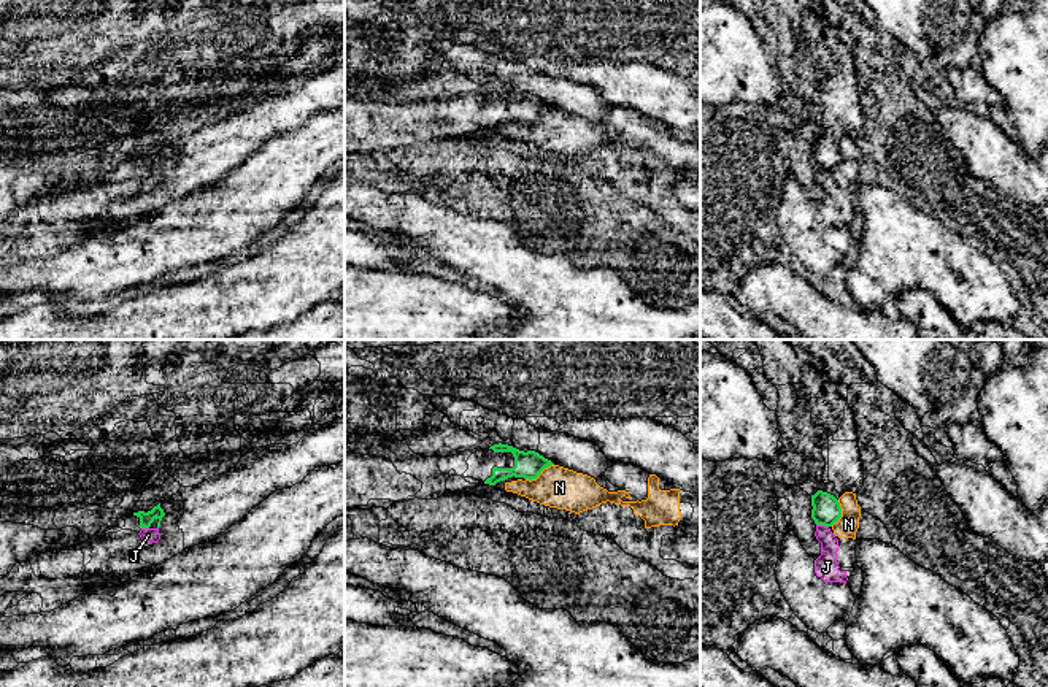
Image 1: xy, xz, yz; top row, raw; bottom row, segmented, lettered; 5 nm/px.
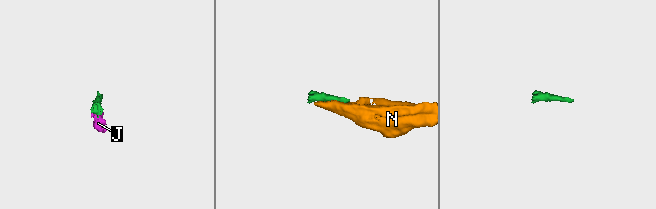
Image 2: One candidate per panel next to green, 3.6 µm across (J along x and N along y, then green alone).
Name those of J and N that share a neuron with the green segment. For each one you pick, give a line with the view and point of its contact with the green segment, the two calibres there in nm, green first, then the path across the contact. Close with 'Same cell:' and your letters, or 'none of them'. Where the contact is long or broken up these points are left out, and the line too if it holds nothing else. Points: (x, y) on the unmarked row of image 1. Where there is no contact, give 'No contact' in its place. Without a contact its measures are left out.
Same cell: none of them

